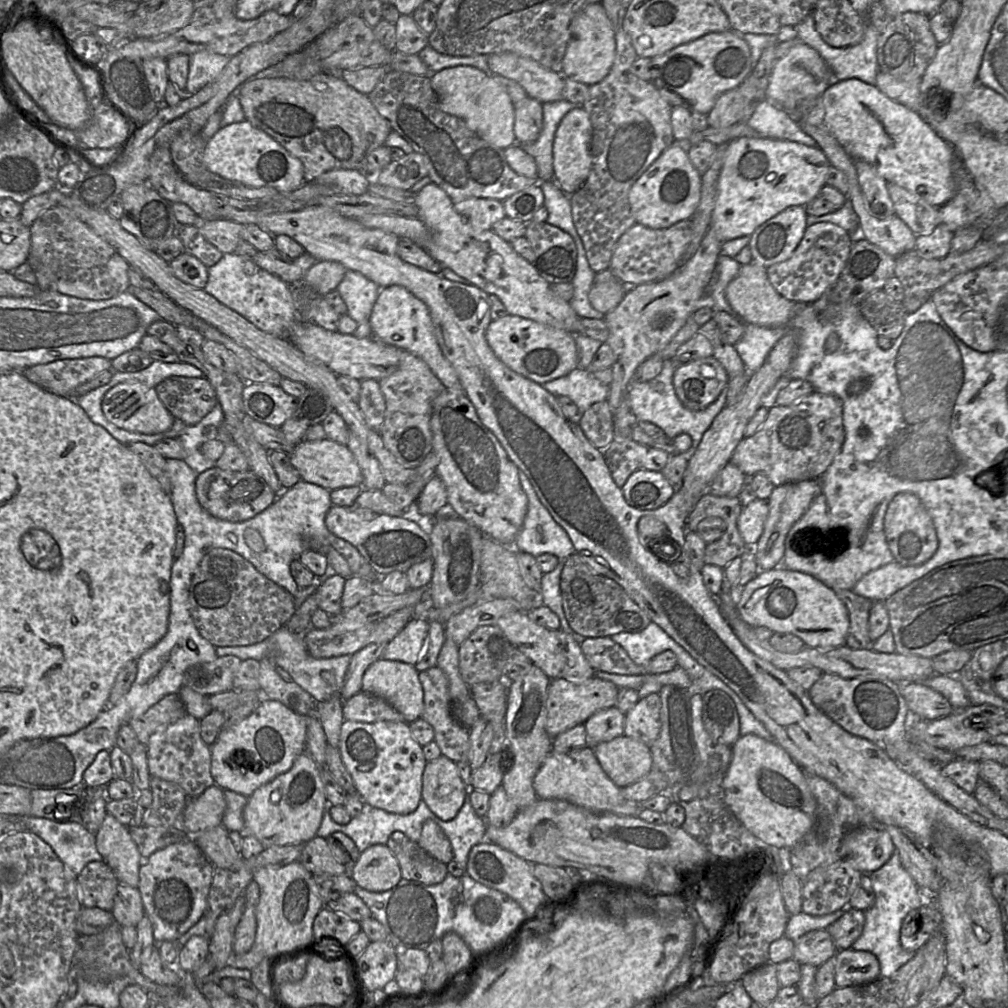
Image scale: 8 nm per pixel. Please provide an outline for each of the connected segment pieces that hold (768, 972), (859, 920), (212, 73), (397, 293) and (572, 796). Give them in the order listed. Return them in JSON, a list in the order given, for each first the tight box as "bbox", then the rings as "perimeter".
[{"bbox":[740,961,781,1007],"perimeter":[[[770,961],[747,972],[740,981],[752,1000],[763,1007],[774,1000],[781,988],[777,978],[777,964]]]},{"bbox":[826,907,865,951],"perimeter":[[[850,907],[838,920],[826,930],[833,938],[838,951],[852,948],[852,945],[862,934],[865,924],[865,912]]]},{"bbox":[184,51,230,95],"perimeter":[[[212,51],[190,55],[189,73],[184,95],[193,95],[214,81],[227,66],[230,57]]]},{"bbox":[369,285,462,389],"perimeter":[[[399,285],[380,288],[369,317],[369,325],[373,338],[422,359],[445,388],[462,389],[455,370],[437,343],[427,305],[406,288]]]},{"bbox":[533,745,641,816],"perimeter":[[[589,745],[565,754],[551,752],[535,775],[533,788],[540,799],[564,800],[596,813],[637,816],[641,809],[638,802],[625,798],[622,789],[606,775]]]}]

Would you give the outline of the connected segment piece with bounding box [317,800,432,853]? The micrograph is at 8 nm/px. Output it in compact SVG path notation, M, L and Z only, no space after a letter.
M424 800L420 801L414 812L405 815L386 812L382 809L378 809L364 803L363 810L359 816L352 818L348 824L341 825L332 819L327 807L317 831L317 836L328 838L335 832L344 833L354 841L358 851L361 853L372 845L387 845L389 837L396 831L404 833L410 840L417 842L421 836L424 822L429 820L425 819L425 816L430 816L431 814L432 811L429 809Z

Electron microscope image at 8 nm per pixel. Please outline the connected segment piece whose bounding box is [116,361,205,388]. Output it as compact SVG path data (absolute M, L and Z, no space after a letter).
M153 361L148 367L138 372L129 372L131 378L116 381L123 382L140 382L149 387L155 388L164 379L171 376L184 377L203 377L203 372L197 367L188 363L166 363L163 361Z

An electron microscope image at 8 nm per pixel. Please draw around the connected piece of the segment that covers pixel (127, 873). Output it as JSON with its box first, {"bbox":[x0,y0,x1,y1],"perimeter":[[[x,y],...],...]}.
{"bbox":[96,813,142,887],"perimeter":[[[107,813],[96,833],[96,848],[119,883],[138,887],[142,859],[128,827]]]}

